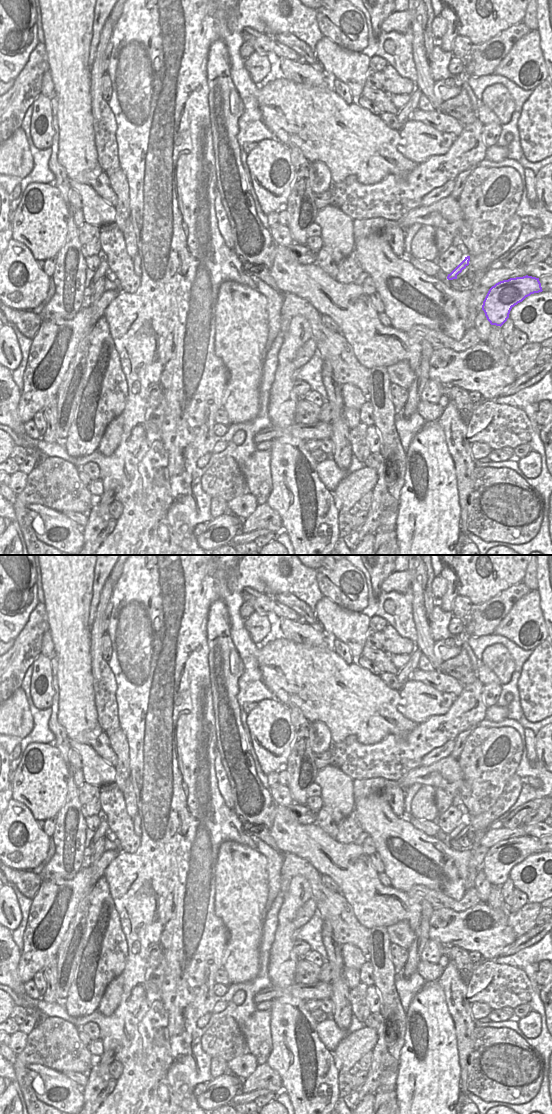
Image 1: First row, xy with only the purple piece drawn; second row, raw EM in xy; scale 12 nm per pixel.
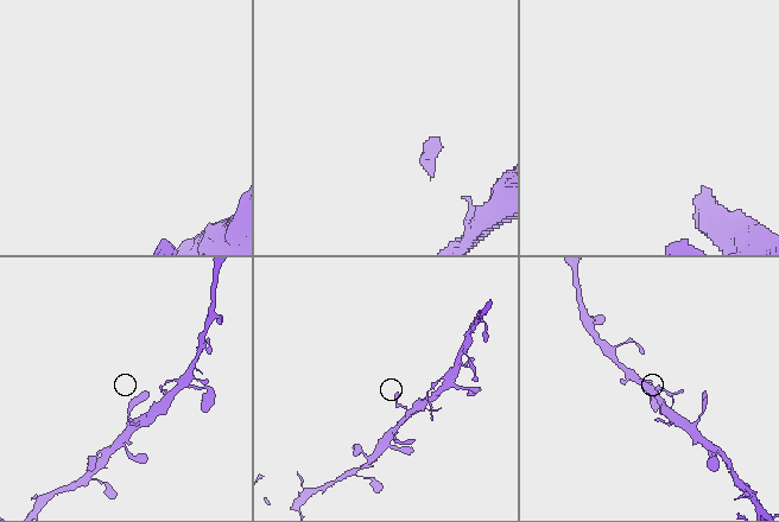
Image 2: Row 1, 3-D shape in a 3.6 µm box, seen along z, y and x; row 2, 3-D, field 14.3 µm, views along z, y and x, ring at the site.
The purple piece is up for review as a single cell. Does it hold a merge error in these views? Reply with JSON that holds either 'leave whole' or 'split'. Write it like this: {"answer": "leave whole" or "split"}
{"answer": "split"}

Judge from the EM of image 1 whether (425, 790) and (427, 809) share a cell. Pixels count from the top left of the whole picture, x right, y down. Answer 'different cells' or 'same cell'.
same cell

